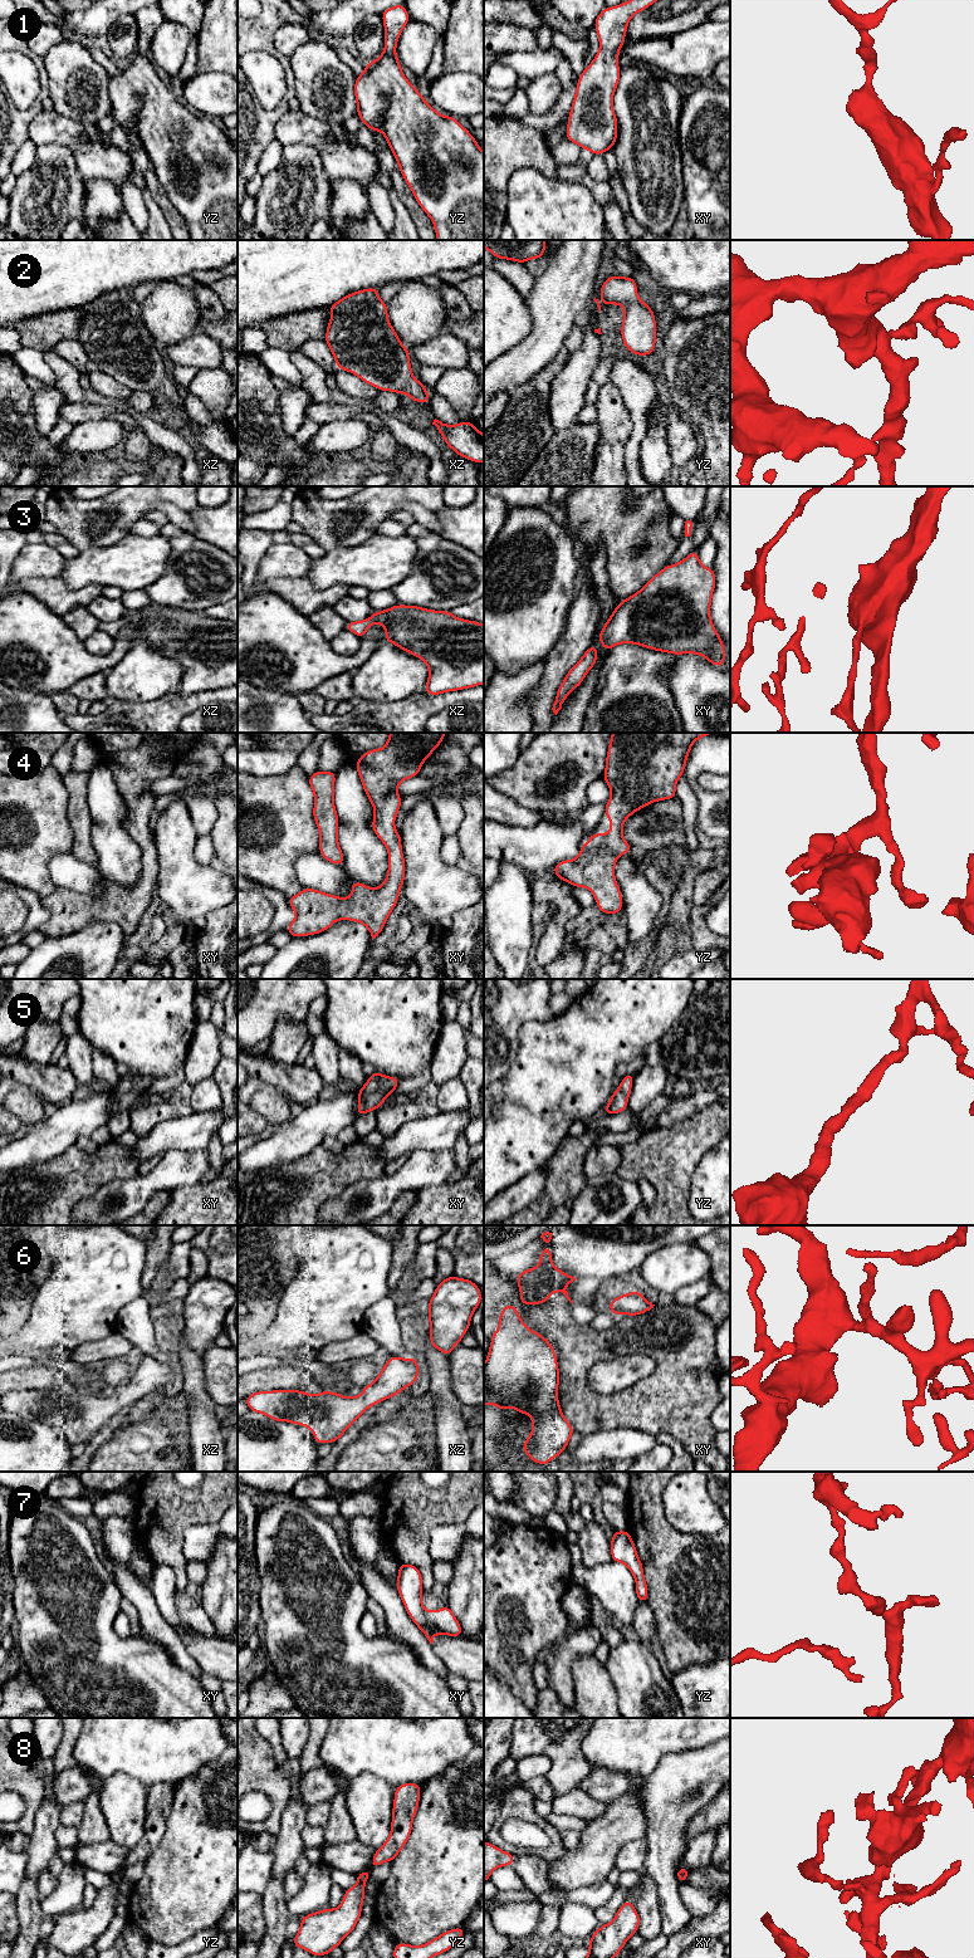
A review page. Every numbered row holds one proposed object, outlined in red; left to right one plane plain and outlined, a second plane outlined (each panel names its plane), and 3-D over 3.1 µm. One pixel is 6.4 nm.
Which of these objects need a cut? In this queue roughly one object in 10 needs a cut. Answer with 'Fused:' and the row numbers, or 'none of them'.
Fused: none of them

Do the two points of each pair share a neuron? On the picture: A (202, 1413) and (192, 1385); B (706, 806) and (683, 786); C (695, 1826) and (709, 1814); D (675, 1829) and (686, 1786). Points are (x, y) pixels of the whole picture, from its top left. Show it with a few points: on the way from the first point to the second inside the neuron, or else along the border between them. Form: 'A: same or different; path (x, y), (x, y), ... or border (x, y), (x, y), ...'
A: same; path (202, 1406), (196, 1391)
B: different; border (684, 774), (696, 799), (696, 822)
C: same; path (699, 1824), (705, 1817)
D: same; path (675, 1819), (676, 1796)

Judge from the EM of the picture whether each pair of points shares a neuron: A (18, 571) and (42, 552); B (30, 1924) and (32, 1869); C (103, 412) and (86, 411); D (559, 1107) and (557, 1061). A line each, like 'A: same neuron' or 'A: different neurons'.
A: same neuron
B: same neuron
C: same neuron
D: same neuron

